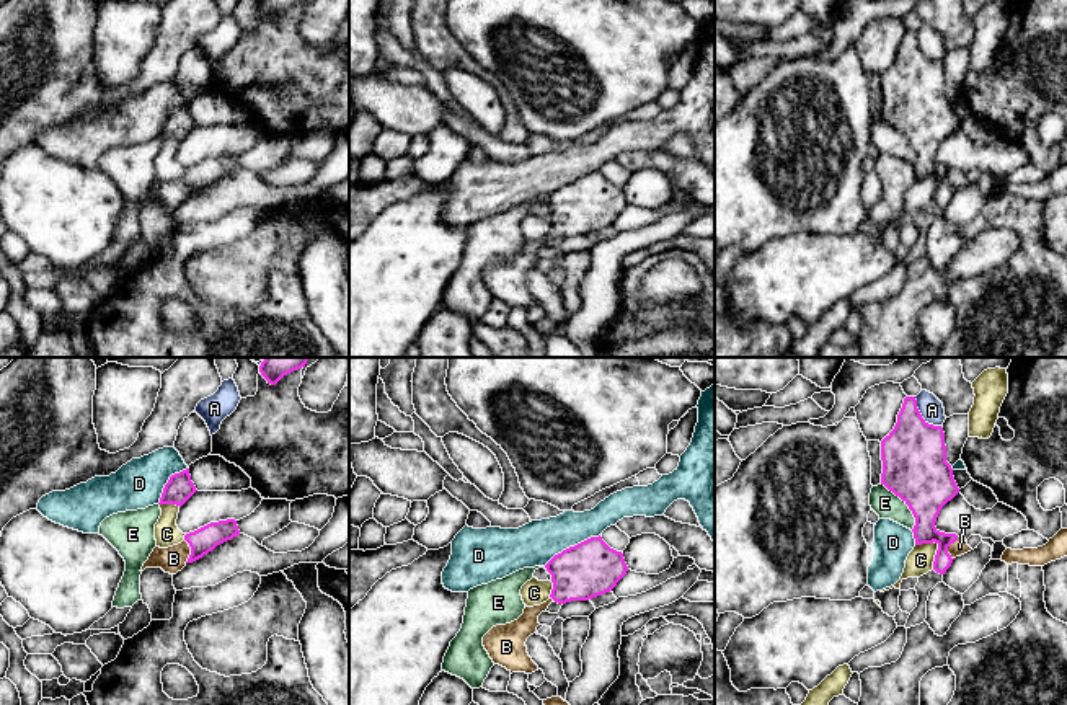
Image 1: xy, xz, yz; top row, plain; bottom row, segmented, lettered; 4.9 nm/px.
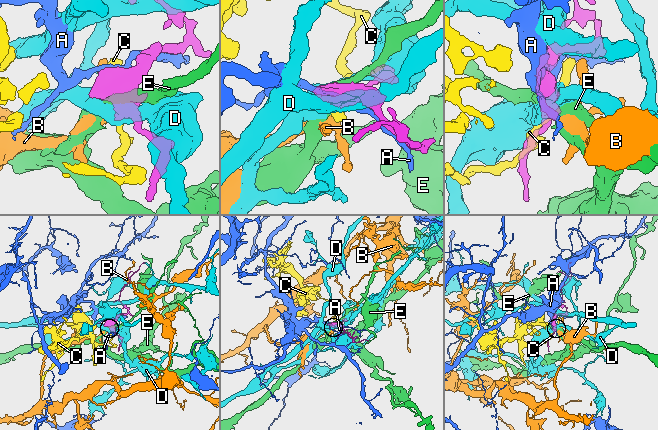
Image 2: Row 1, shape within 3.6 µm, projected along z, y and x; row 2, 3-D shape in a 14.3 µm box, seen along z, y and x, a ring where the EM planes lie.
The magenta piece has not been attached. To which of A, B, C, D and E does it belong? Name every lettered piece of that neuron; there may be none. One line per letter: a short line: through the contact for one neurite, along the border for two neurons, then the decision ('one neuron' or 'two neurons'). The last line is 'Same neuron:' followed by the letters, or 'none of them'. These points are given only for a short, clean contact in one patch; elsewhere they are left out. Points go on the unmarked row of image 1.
A: two neurons
B: yz (925, 137), (925, 160), (947, 183), (960, 181) | one neuron
C: yz (916, 178), (934, 177), (937, 180), (934, 203) | two neurons
D: two neurons
E: two neurons
Same neuron: B

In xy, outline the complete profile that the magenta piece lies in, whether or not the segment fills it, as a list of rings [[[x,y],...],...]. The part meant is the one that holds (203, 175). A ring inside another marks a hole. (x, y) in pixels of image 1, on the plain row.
[[[235,153],[210,157],[186,168],[184,175],[178,180],[168,183],[155,181],[140,206],[145,202],[162,202],[165,207],[176,209],[188,197],[202,193],[217,180],[232,175],[237,170],[240,170],[240,165]]]

